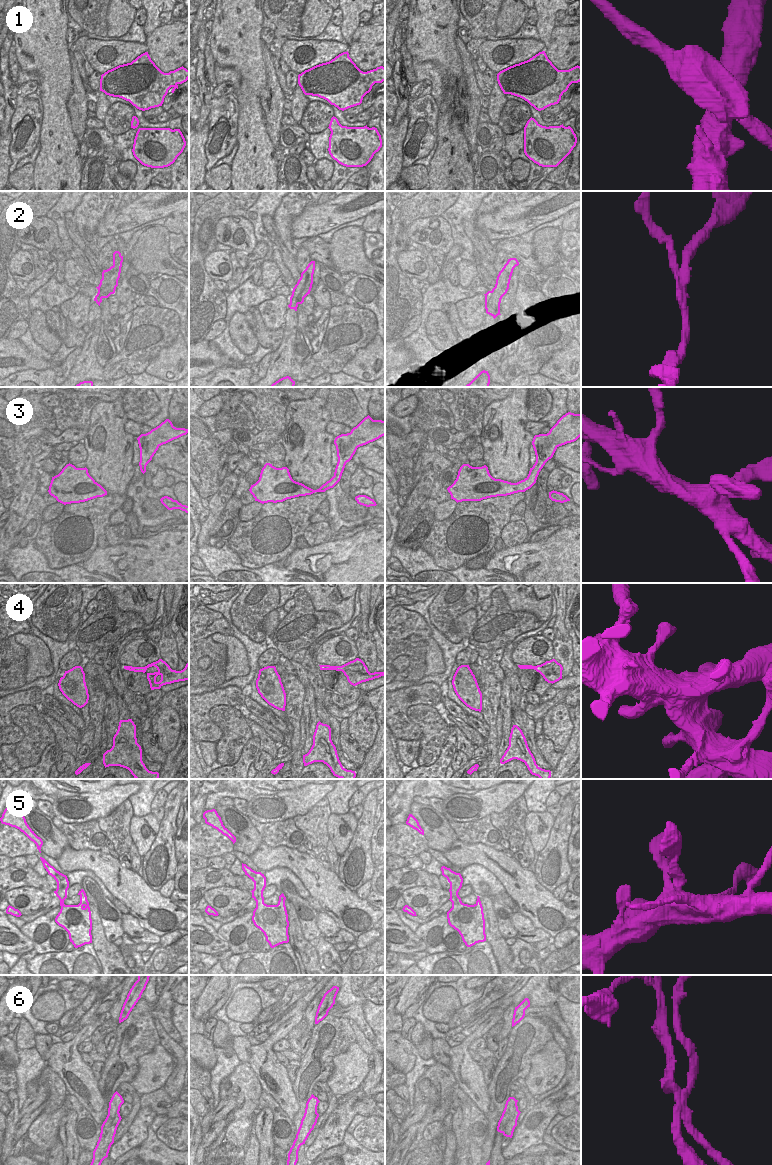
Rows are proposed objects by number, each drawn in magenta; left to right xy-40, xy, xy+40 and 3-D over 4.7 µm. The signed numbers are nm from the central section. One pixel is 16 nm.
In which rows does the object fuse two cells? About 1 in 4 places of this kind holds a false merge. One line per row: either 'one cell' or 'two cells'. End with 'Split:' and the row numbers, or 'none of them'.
1: one cell
2: two cells
3: one cell
4: one cell
5: one cell
6: two cells
Split: 2, 6

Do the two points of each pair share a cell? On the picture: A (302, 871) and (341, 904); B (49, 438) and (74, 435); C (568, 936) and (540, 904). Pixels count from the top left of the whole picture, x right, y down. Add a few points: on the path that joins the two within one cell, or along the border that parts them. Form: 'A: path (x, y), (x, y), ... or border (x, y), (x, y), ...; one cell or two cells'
A: path (312, 875), (331, 894); one cell
B: path (55, 438), (68, 436); one cell
C: border (568, 928), (560, 931), (554, 938), (553, 943); two cells

